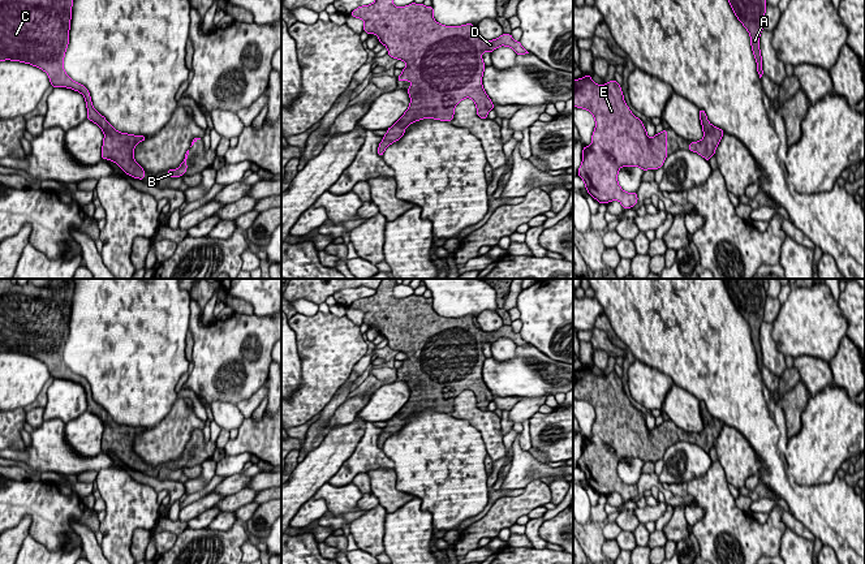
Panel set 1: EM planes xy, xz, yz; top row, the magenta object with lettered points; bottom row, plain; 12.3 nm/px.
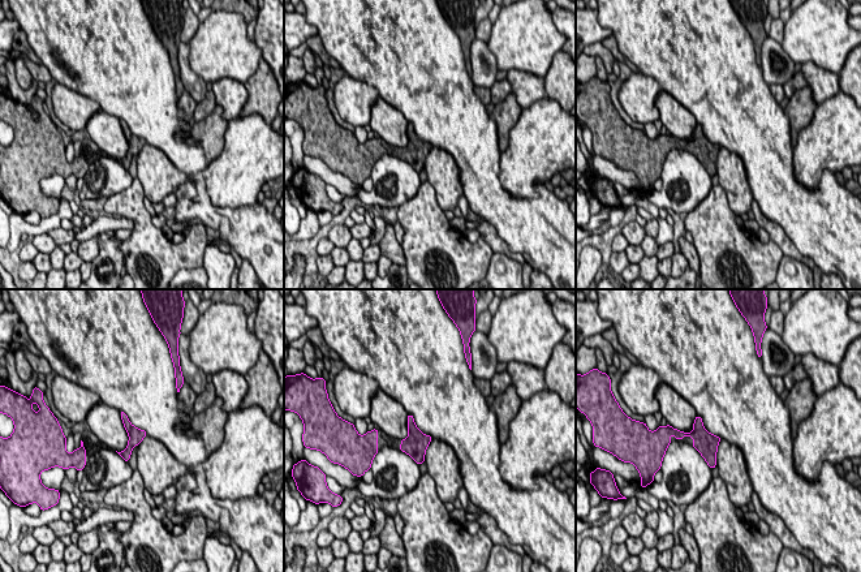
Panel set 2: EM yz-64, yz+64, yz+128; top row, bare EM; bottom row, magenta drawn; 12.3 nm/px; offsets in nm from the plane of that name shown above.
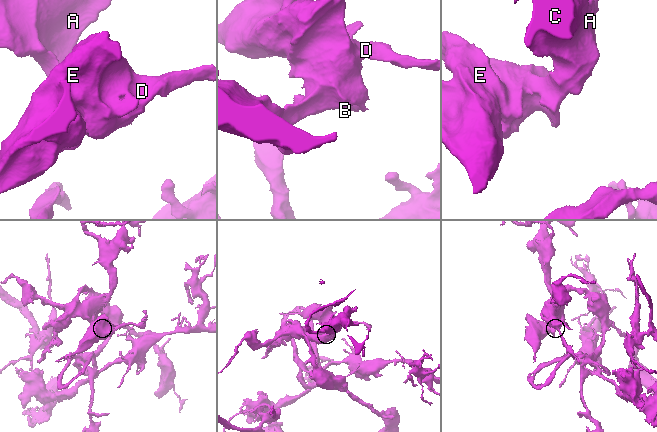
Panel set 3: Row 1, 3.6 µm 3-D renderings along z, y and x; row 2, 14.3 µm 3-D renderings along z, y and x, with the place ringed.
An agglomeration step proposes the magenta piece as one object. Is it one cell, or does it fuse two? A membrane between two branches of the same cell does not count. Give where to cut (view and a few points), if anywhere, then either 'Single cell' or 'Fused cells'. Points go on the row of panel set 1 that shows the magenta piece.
No split. Single cell

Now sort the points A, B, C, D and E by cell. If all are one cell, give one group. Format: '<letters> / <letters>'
A B C D E

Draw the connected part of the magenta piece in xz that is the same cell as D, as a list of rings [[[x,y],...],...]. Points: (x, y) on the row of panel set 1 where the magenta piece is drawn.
[[[375,0],[350,16],[365,22],[363,31],[375,34],[391,57],[406,63],[397,81],[412,82],[409,108],[387,129],[378,147],[379,156],[414,121],[430,117],[449,122],[455,107],[465,98],[474,100],[481,119],[487,119],[494,104],[482,86],[486,68],[482,53],[500,46],[511,47],[517,55],[529,53],[511,34],[485,40],[474,33],[473,23],[440,25],[434,20],[432,5],[395,7],[393,0]]]

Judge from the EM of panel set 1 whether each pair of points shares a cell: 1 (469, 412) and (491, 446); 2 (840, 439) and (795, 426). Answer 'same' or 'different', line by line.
1: same
2: different

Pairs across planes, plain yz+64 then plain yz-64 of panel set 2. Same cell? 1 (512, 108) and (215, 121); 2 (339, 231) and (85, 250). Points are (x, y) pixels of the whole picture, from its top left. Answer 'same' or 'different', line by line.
1: same
2: different

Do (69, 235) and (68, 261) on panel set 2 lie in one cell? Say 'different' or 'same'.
different

